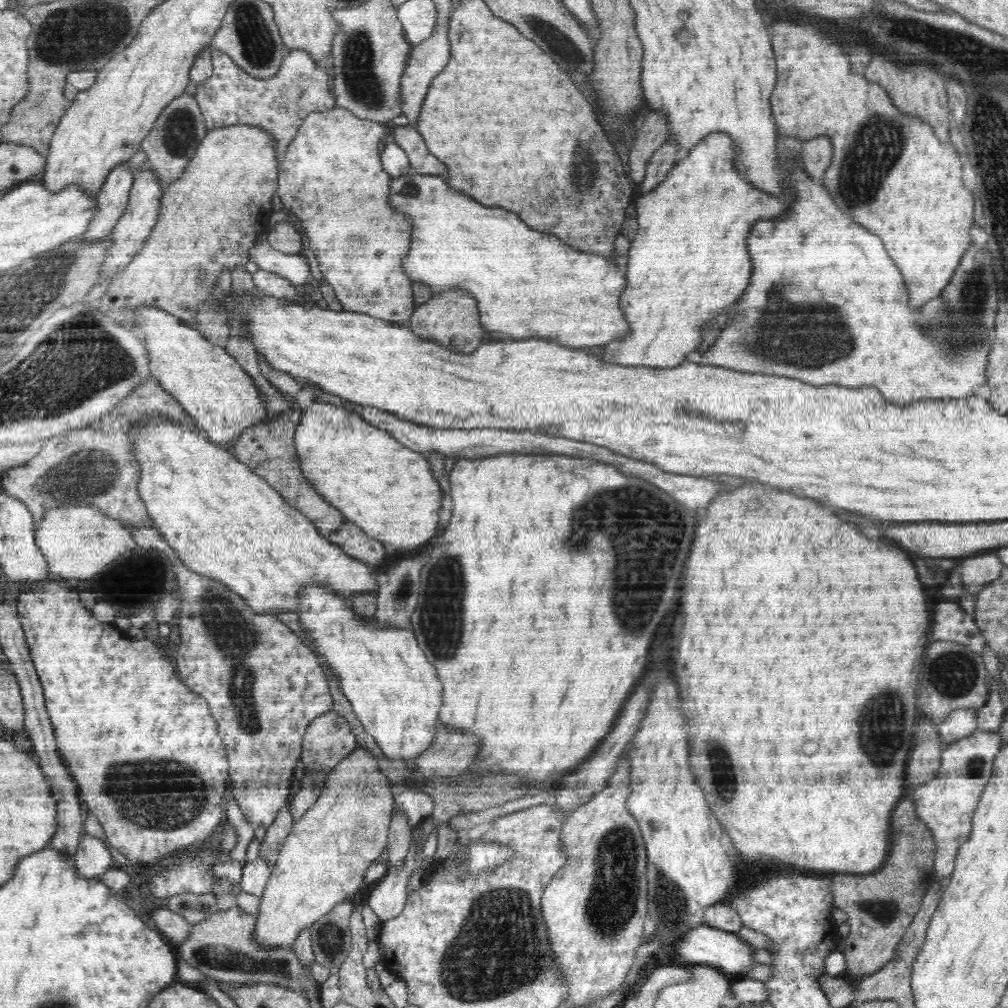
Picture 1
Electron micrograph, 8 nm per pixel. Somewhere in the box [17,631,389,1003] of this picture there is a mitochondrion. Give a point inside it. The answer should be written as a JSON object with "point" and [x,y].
{"point":[158,795]}

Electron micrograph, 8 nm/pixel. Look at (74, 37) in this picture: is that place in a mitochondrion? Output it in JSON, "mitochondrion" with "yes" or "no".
{"mitochondrion":"yes"}

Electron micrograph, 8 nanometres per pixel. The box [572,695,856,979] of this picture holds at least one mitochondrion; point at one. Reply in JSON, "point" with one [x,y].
{"point":[612,899]}

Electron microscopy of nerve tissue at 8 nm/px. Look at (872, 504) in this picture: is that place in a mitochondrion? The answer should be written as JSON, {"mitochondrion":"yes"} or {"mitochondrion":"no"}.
{"mitochondrion":"no"}

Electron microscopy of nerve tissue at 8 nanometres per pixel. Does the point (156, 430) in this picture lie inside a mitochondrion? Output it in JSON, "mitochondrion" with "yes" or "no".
{"mitochondrion":"no"}

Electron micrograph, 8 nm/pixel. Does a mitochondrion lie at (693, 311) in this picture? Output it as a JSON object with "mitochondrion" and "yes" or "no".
{"mitochondrion":"no"}

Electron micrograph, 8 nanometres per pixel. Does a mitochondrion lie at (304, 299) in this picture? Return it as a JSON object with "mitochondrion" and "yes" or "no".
{"mitochondrion":"no"}

